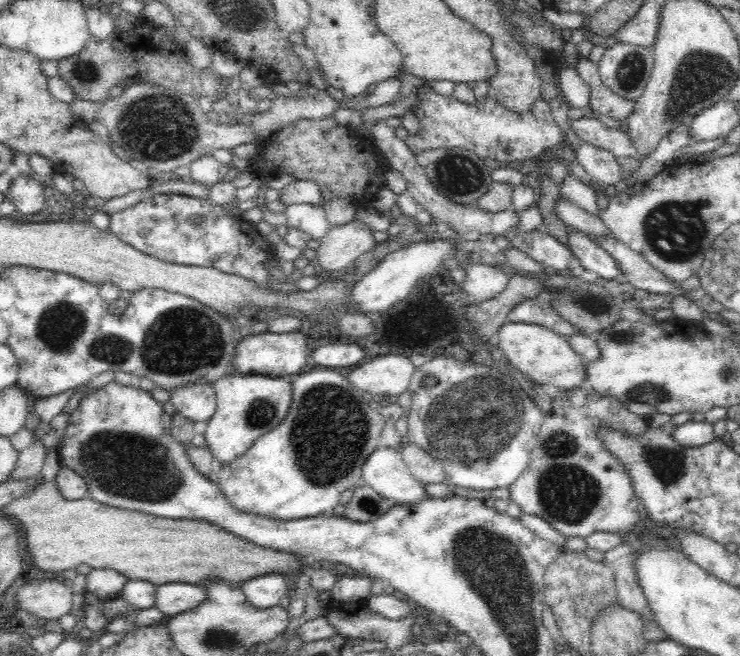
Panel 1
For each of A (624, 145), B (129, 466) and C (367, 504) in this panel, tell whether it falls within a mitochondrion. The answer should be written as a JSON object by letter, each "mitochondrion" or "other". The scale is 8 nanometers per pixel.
{"A":"other","B":"mitochondrion","C":"mitochondrion"}

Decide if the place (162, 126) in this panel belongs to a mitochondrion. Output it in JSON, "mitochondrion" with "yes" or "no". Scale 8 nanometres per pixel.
{"mitochondrion":"yes"}

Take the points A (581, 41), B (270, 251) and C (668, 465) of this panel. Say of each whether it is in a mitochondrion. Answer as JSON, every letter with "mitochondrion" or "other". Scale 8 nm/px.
{"A":"other","B":"other","C":"mitochondrion"}

